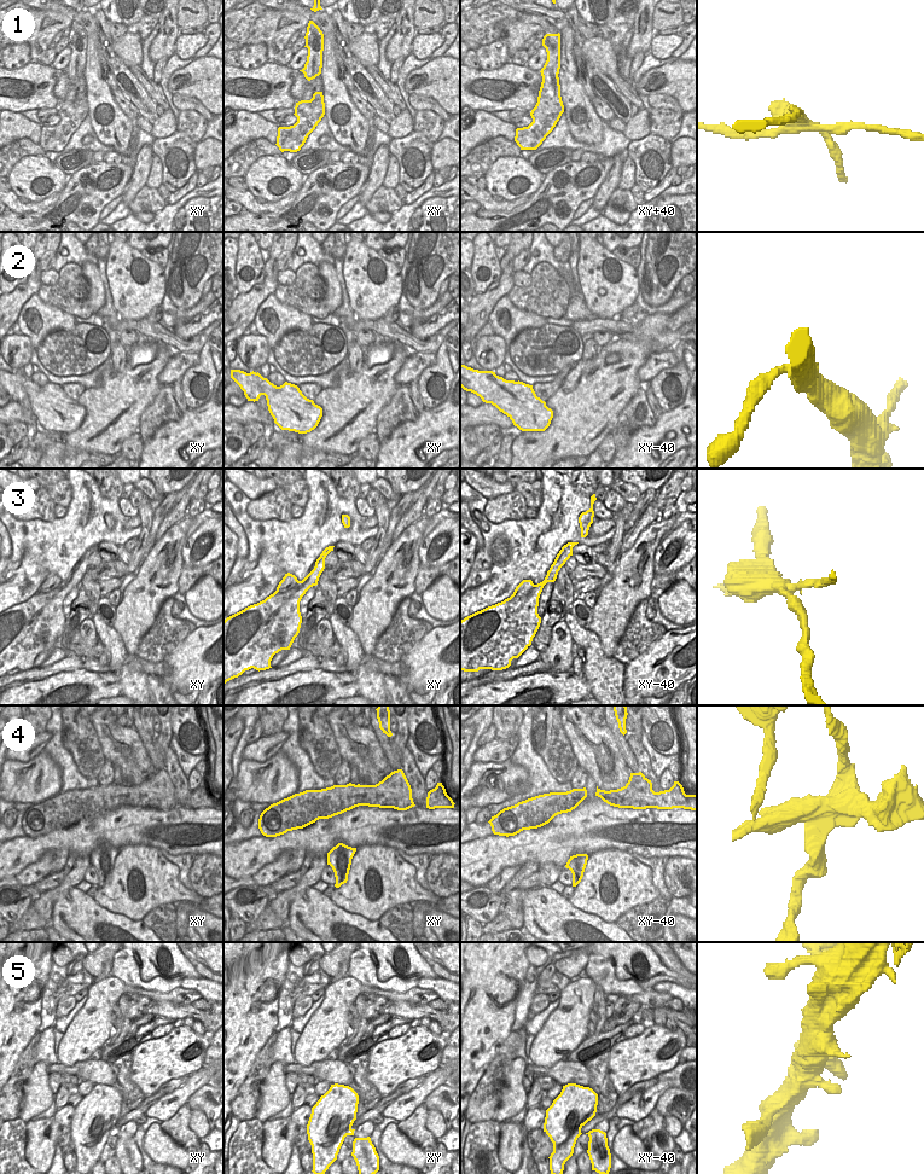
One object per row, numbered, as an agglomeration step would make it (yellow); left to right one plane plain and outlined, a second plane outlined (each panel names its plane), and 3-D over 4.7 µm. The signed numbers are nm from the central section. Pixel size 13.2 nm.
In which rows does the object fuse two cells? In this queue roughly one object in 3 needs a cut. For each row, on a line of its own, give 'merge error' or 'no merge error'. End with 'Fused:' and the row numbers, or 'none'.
1: merge error
2: no merge error
3: merge error
4: merge error
5: no merge error
Fused: 1, 3, 4

